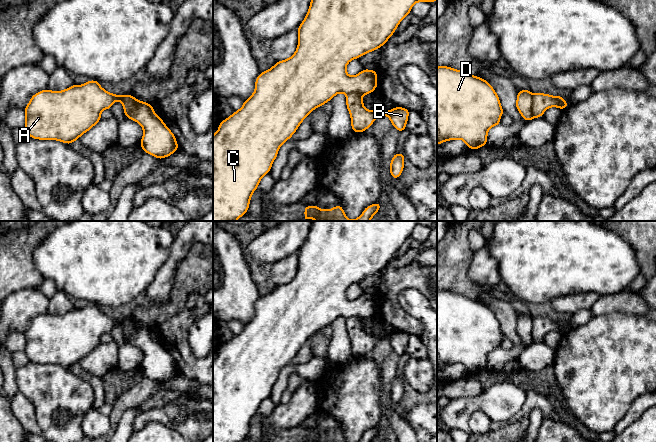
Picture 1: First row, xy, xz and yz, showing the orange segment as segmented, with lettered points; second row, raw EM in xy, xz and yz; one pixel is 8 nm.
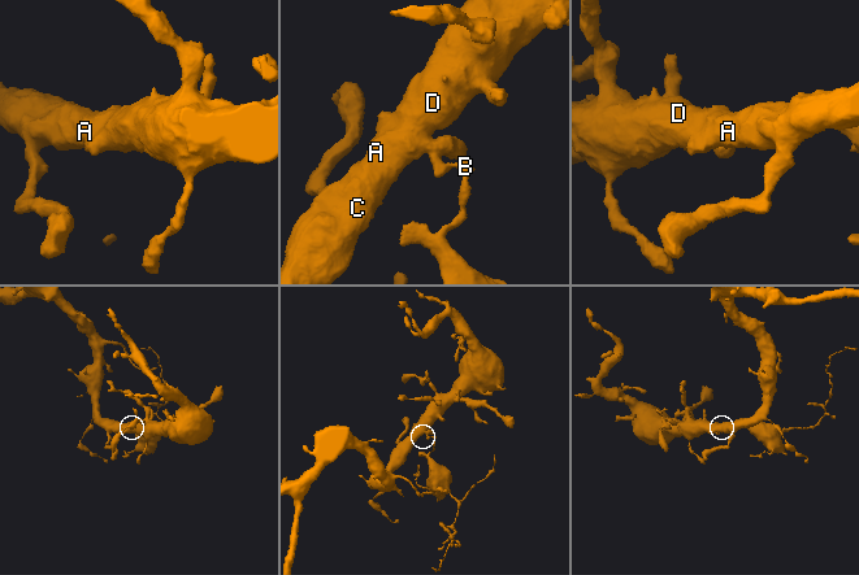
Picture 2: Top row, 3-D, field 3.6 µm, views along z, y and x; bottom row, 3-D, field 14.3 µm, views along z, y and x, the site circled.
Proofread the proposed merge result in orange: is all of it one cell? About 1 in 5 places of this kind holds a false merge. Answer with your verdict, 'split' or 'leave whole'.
split

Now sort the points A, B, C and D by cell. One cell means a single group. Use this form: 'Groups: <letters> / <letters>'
Groups: A C D / B

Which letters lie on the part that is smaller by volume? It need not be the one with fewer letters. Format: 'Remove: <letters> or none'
Remove: B

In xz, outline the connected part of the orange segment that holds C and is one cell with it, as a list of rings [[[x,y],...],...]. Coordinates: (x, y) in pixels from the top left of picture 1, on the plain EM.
[[[312,221],[309,234],[297,252],[298,270],[295,277],[261,296],[255,304],[254,317],[238,335],[220,345],[218,355],[213,359],[213,442],[240,442],[247,437],[251,420],[261,402],[270,397],[279,372],[292,362],[314,333],[338,317],[358,317],[361,320],[372,317],[378,310],[377,296],[363,293],[350,300],[346,296],[348,287],[385,269],[415,227],[436,224],[437,221]]]

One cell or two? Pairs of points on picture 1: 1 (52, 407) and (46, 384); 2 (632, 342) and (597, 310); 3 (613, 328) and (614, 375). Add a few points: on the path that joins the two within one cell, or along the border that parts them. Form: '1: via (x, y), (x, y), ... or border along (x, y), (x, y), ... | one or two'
1: via (52, 401), (52, 390) | one
2: border along (626, 313), (606, 313), (593, 316) | two
3: via (613, 340), (613, 363) | one

